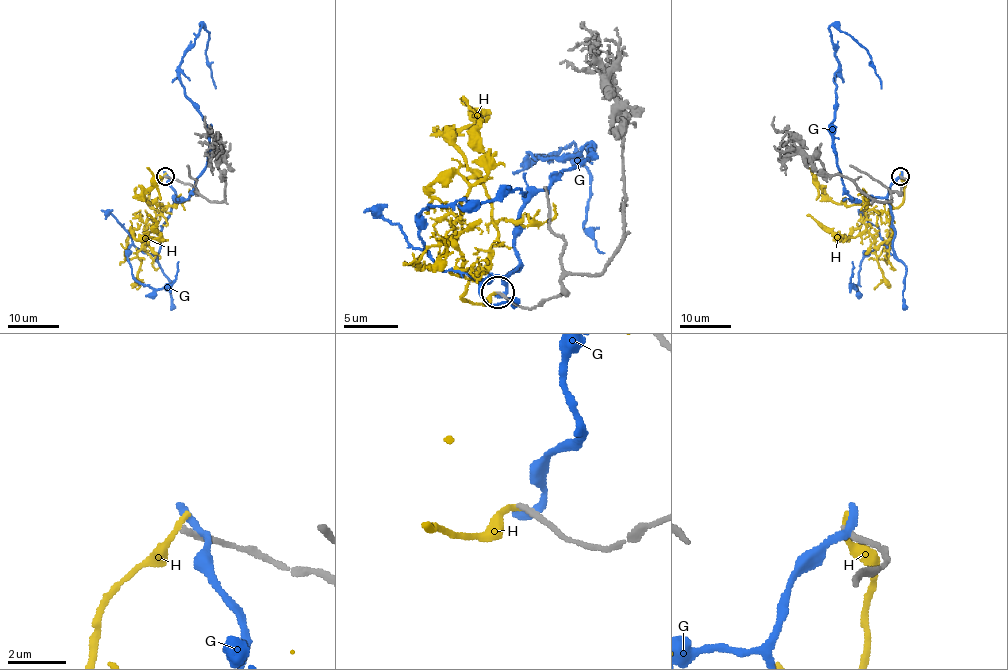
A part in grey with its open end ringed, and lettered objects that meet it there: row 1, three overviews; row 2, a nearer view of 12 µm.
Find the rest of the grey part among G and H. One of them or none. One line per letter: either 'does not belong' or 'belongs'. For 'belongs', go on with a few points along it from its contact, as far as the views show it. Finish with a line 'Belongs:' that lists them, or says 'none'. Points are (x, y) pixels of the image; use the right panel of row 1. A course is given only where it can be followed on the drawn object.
G: does not belong
H: does not belong
Belongs: none

